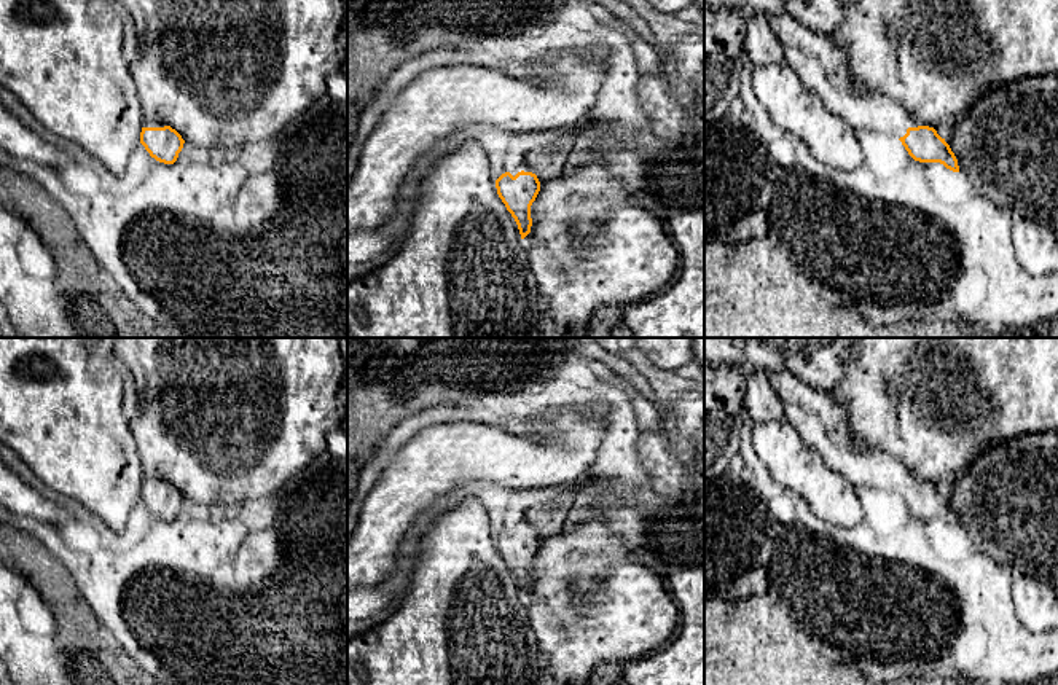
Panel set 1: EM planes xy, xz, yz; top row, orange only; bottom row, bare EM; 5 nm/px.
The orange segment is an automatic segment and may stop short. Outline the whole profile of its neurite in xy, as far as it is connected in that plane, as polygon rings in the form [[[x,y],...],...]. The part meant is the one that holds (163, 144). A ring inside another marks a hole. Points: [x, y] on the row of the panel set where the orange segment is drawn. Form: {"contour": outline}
{"contour": [[[145,119],[140,132],[140,143],[156,161],[174,164],[185,140],[170,126],[155,119]]]}

